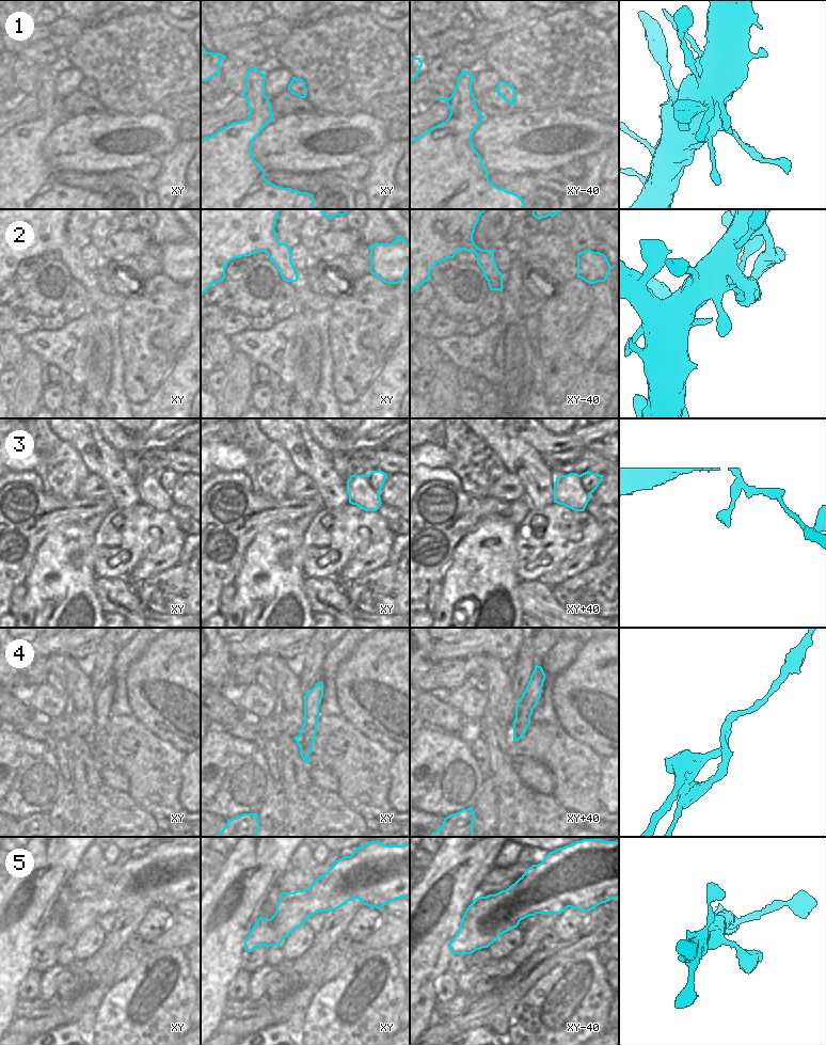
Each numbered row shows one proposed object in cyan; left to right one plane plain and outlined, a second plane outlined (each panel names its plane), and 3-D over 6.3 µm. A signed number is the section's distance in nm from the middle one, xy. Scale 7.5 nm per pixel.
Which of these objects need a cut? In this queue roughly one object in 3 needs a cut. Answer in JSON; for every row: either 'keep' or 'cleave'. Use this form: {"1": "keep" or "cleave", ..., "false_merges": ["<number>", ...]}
{"1": "keep", "2": "keep", "3": "keep", "4": "cleave", "5": "keep", "false_merges": ["4"]}

